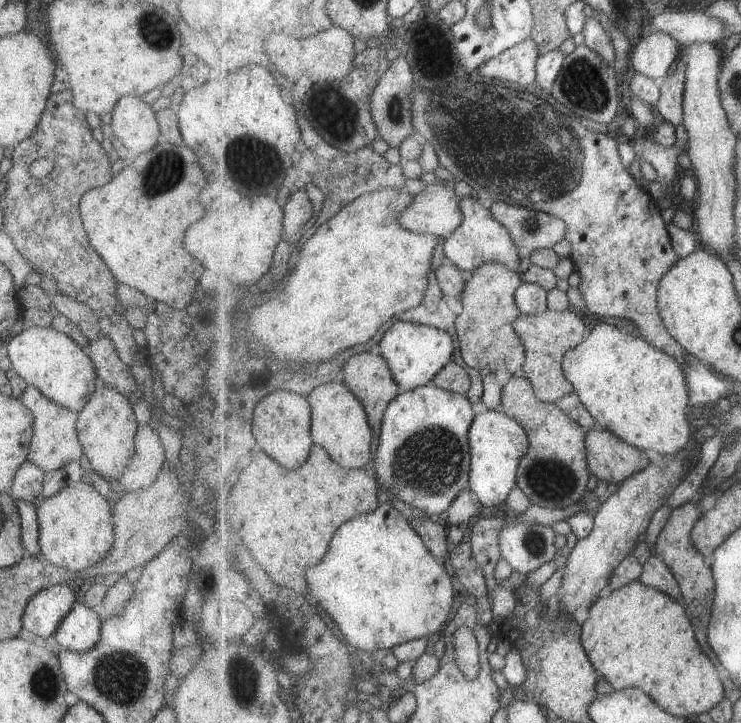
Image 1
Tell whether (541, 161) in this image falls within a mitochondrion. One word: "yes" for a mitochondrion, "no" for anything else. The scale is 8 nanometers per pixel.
yes

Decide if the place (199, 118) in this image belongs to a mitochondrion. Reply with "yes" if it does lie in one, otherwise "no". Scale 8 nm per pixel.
no

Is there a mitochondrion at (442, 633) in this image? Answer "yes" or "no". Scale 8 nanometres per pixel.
no

